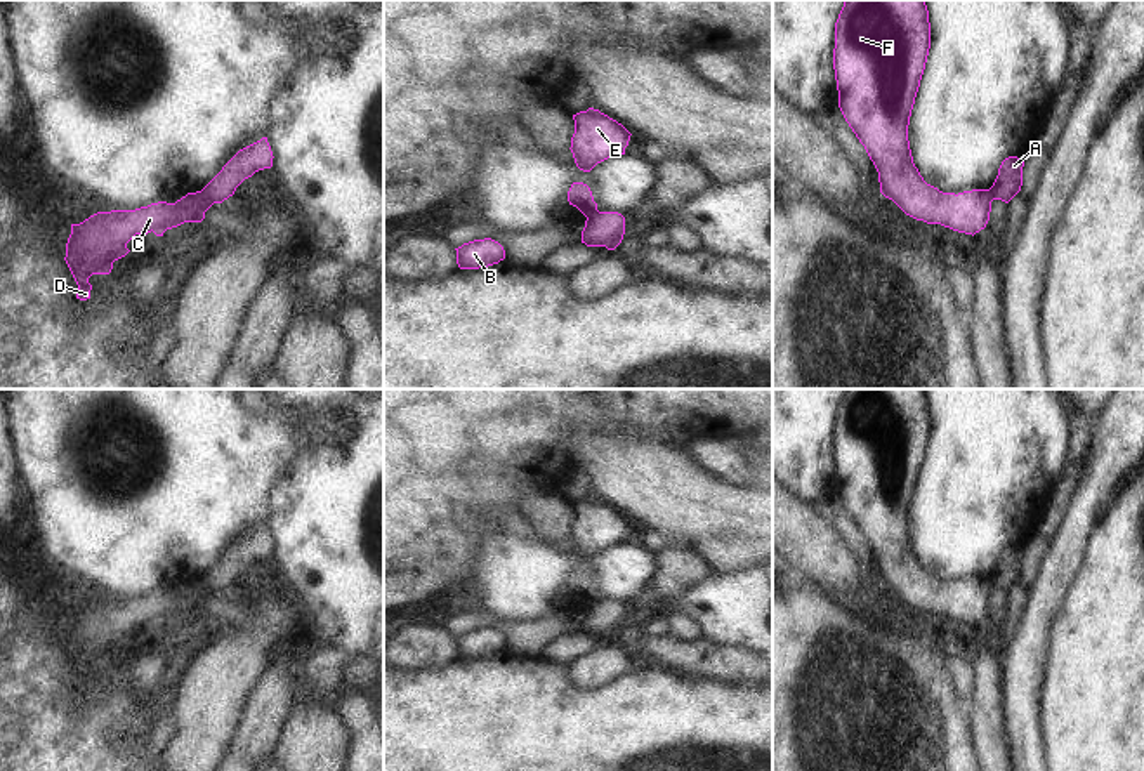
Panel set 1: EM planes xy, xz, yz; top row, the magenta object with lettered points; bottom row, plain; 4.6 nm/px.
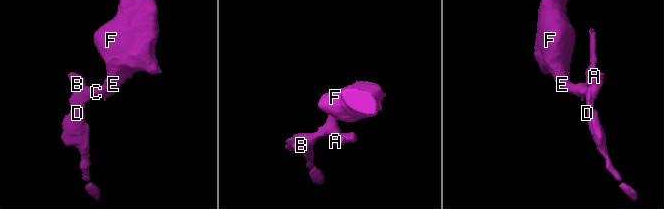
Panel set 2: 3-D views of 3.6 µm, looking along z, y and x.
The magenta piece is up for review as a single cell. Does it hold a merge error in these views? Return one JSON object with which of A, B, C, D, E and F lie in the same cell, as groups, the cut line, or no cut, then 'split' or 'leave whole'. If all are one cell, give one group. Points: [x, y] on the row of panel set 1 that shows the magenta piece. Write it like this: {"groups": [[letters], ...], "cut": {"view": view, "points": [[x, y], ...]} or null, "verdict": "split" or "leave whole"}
{"groups": [["A"], ["B", "C", "D", "E", "F"]], "cut": {"view": "xy", "points": [[200, 191], [214, 202]]}, "verdict": "split"}

